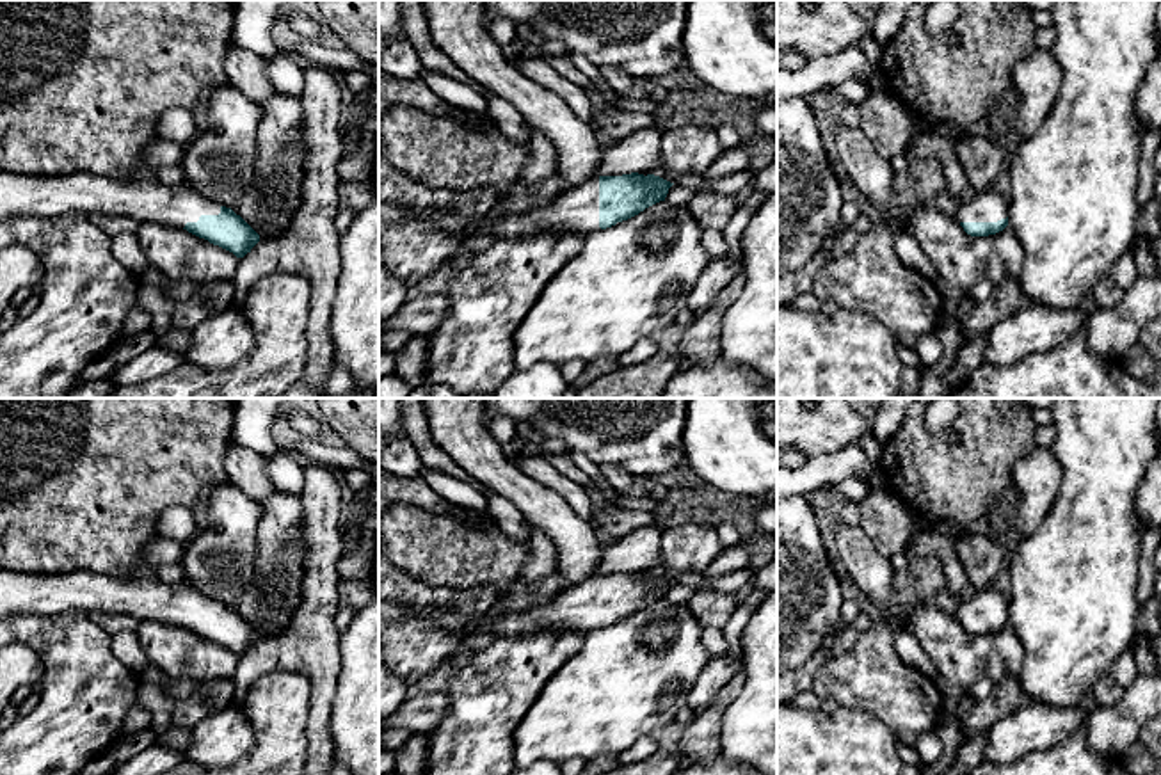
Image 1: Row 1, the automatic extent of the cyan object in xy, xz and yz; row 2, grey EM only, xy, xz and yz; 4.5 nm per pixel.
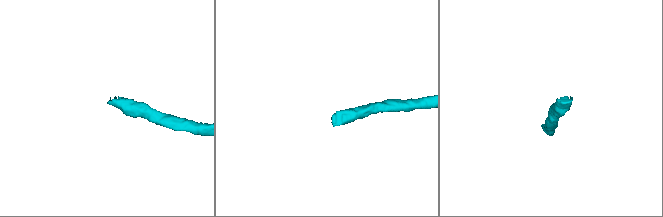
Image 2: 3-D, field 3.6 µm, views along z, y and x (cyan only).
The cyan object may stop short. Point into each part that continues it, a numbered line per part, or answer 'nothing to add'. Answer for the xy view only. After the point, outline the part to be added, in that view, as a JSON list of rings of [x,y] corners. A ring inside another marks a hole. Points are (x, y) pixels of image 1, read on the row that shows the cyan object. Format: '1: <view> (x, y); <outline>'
1: xy (41, 198); [[[0,171],[0,219],[53,220],[68,213],[124,215],[183,229],[201,215],[219,215],[220,204],[192,187],[169,187],[139,178],[112,180],[89,172],[28,176]]]

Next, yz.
1: yz (987, 207); [[[996,188],[974,194],[974,197],[964,201],[955,213],[958,222],[997,222],[1006,217],[1008,197],[999,194]]]

